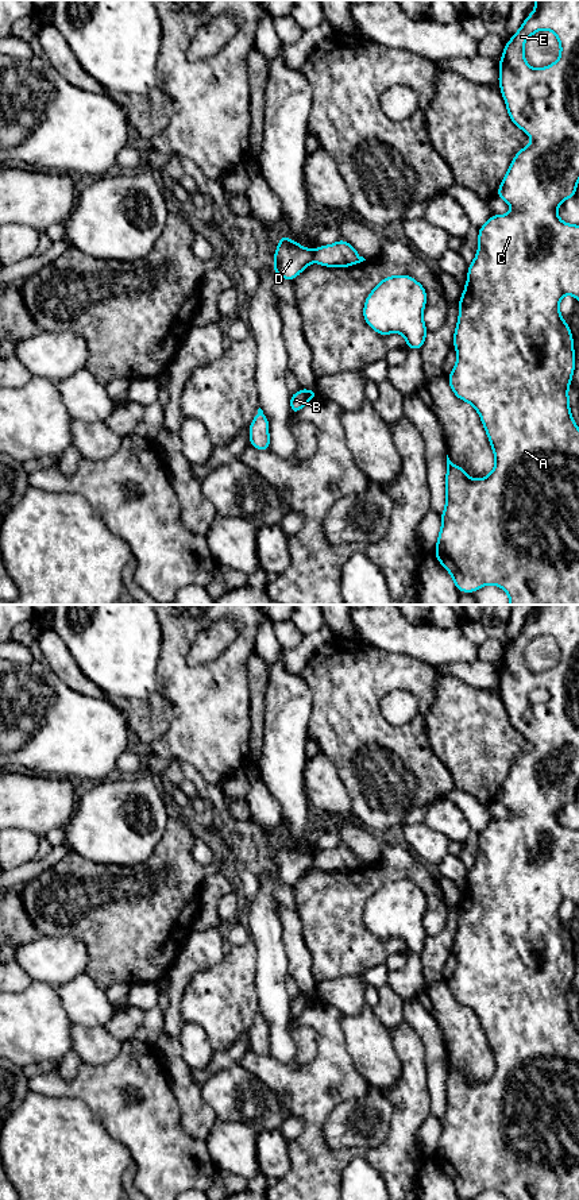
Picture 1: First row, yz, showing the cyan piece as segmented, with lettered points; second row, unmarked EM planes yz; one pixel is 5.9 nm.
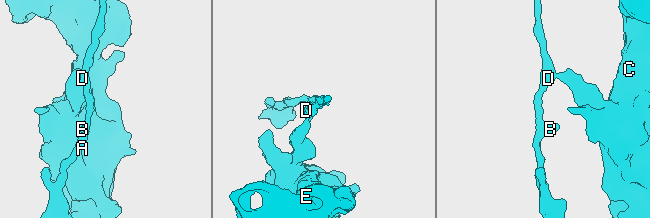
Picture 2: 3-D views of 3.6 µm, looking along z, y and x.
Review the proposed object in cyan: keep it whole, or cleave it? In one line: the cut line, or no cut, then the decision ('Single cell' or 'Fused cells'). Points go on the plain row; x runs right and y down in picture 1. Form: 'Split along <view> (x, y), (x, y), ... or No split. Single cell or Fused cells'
Split along yz (312, 857), (313, 864). Fused cells

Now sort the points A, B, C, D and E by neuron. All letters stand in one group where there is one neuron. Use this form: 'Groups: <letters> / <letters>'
Groups: A C E / B D

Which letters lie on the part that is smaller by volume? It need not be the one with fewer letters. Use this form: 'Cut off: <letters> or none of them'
Cut off: B, D

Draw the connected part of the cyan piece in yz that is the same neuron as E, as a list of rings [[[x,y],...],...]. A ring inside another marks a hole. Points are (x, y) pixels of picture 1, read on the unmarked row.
[[[534,605],[534,611],[534,616],[525,622],[512,644],[505,648],[502,663],[498,665],[498,688],[506,707],[507,719],[514,730],[533,744],[533,748],[522,752],[514,760],[499,794],[495,796],[495,800],[505,804],[513,813],[513,817],[507,819],[493,818],[487,827],[478,834],[479,852],[474,867],[468,869],[467,887],[459,904],[459,922],[453,938],[458,965],[452,977],[447,981],[452,998],[476,1014],[495,1062],[495,1070],[487,1081],[471,1084],[464,1073],[452,1068],[447,1060],[445,1114],[440,1119],[441,1134],[433,1158],[452,1180],[460,1197],[474,1197],[485,1189],[497,1189],[507,1200],[579,1200],[579,1031],[572,1023],[568,1003],[576,961],[572,937],[559,915],[564,899],[571,899],[579,906],[579,830],[567,829],[557,821],[560,809],[578,799],[576,791],[579,787],[579,605]],[[540,634],[551,634],[557,641],[560,660],[552,670],[533,674],[525,665],[524,647]]]

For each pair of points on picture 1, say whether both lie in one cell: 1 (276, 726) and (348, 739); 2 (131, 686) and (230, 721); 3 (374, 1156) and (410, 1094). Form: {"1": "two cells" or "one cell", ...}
{"1": "two cells", "2": "two cells", "3": "one cell"}

